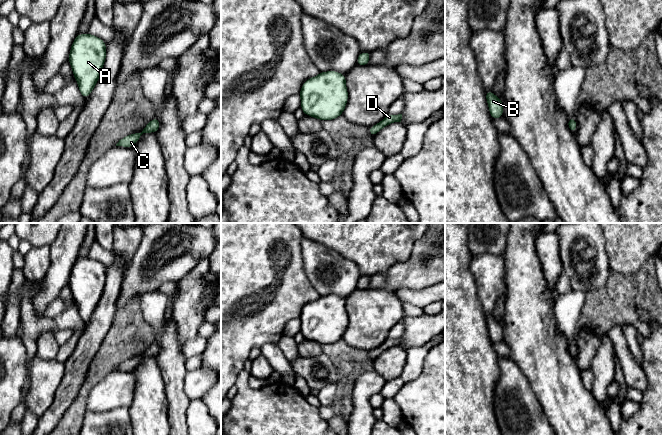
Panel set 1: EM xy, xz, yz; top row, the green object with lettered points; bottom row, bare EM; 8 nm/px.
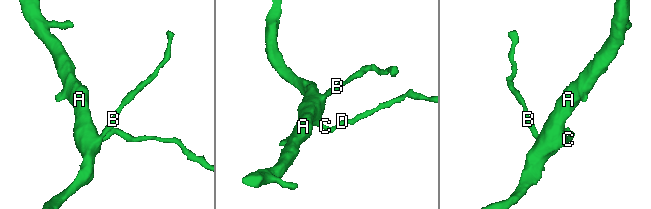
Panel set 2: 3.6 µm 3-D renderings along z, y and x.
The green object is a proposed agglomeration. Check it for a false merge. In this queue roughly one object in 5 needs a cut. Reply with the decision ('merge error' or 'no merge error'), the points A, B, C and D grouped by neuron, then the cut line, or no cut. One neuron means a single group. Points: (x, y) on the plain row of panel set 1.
no merge error; A B C D; no cut

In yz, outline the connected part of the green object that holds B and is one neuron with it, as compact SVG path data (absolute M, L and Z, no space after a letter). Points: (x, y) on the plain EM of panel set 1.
M486 315L485 320L492 343L503 341L504 326L502 326L498 321L496 321L495 318L491 315Z

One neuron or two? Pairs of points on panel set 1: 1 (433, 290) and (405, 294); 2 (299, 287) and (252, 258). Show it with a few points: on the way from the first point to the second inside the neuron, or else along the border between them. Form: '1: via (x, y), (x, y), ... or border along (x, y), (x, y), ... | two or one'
1: via (426, 295), (412, 295) | one
2: via (287, 283), (281, 277), (271, 277), (264, 270) | one

